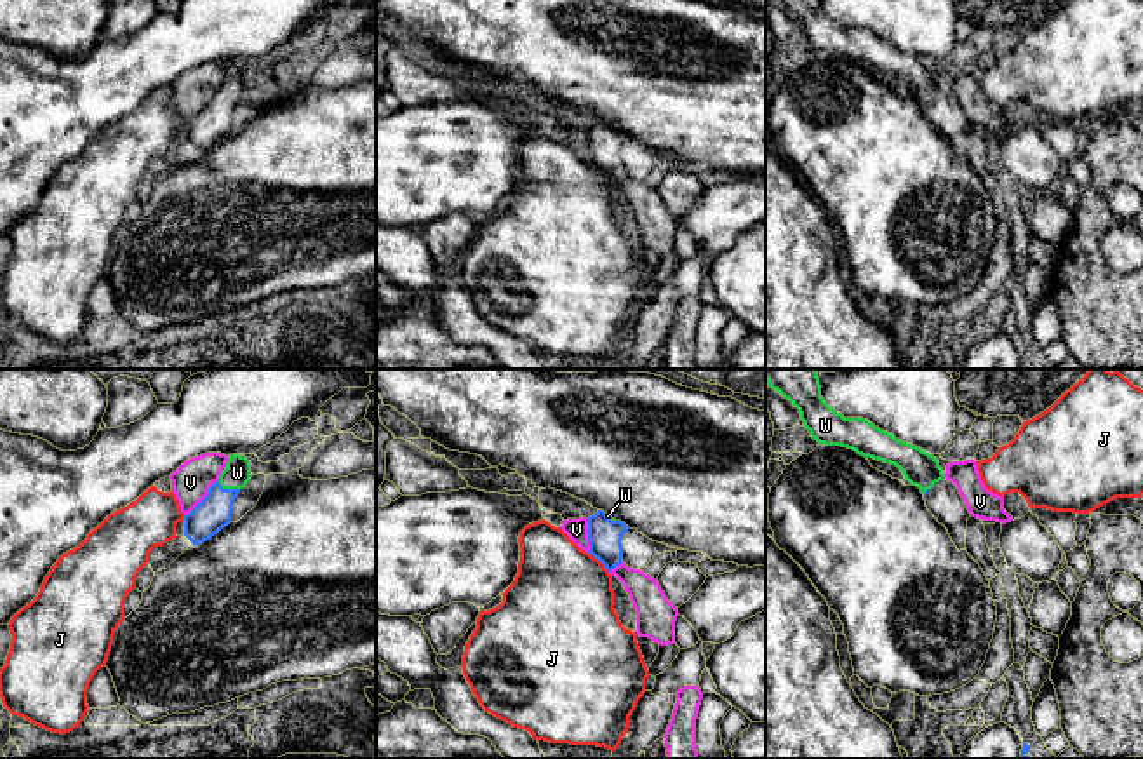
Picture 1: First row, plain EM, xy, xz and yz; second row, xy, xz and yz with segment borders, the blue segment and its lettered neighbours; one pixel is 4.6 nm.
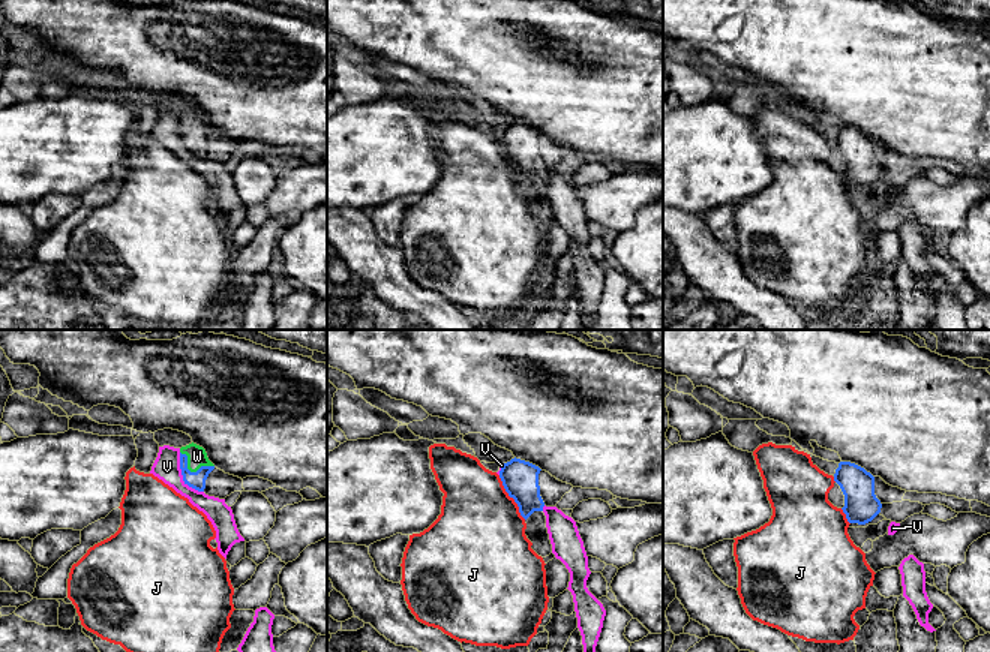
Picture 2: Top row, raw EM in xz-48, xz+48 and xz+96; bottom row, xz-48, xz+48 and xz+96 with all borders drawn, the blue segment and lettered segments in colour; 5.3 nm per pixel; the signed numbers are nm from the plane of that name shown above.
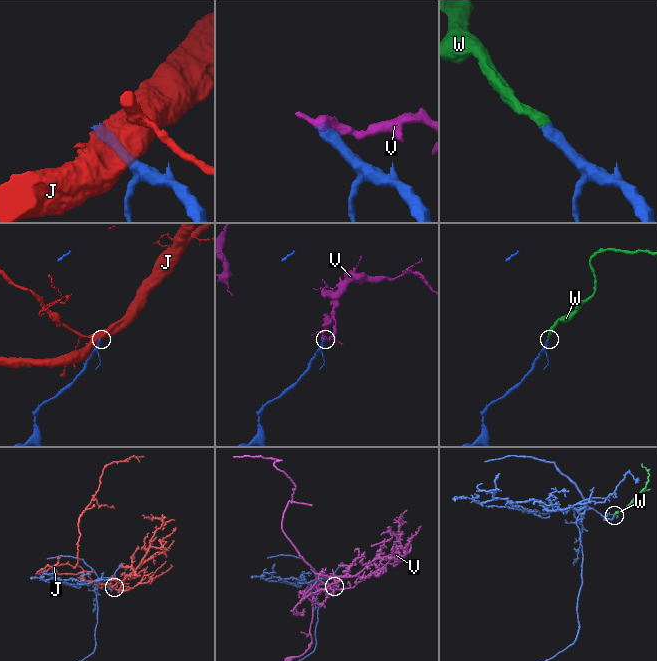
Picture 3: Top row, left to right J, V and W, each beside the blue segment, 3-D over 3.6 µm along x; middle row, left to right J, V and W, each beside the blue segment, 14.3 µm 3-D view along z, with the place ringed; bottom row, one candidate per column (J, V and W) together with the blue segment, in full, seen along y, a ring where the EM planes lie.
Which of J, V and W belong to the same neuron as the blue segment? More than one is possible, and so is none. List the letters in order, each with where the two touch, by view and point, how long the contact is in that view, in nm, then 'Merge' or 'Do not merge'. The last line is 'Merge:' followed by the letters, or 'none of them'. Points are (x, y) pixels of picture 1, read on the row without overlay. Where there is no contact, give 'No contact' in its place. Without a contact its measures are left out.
J: Touches blue at xz (599, 169). Shared border 140 nm. Do not merge
V: Touches blue at xy (204, 108). Shared border 240 nm. Do not merge
W: Touches blue at xy (228, 100). Shared border 110 nm. Merge
Merge: W

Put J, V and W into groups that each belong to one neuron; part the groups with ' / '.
J / V / W

